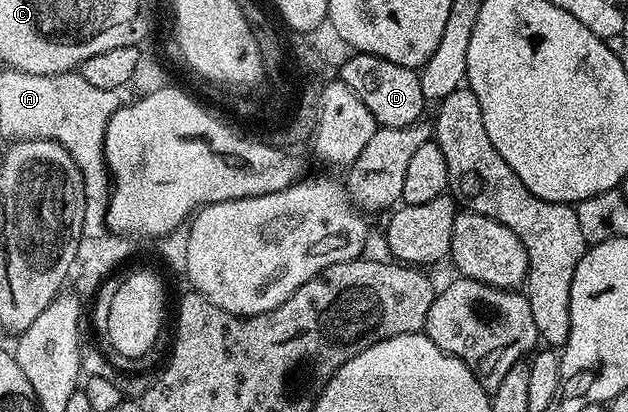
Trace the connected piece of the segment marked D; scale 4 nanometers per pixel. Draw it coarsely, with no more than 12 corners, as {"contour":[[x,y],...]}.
{"contour":[[373,54],[338,67],[377,127],[424,118],[420,75]]}

